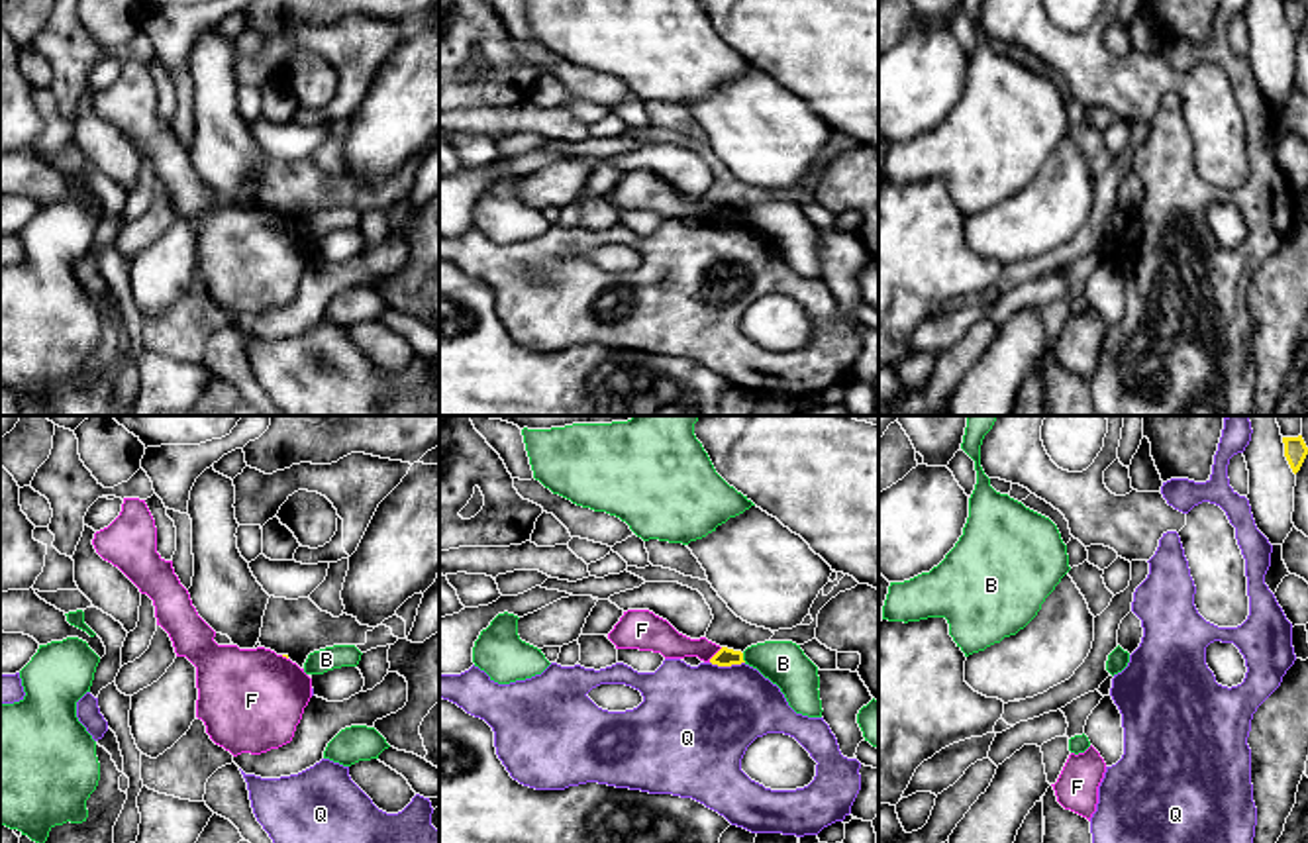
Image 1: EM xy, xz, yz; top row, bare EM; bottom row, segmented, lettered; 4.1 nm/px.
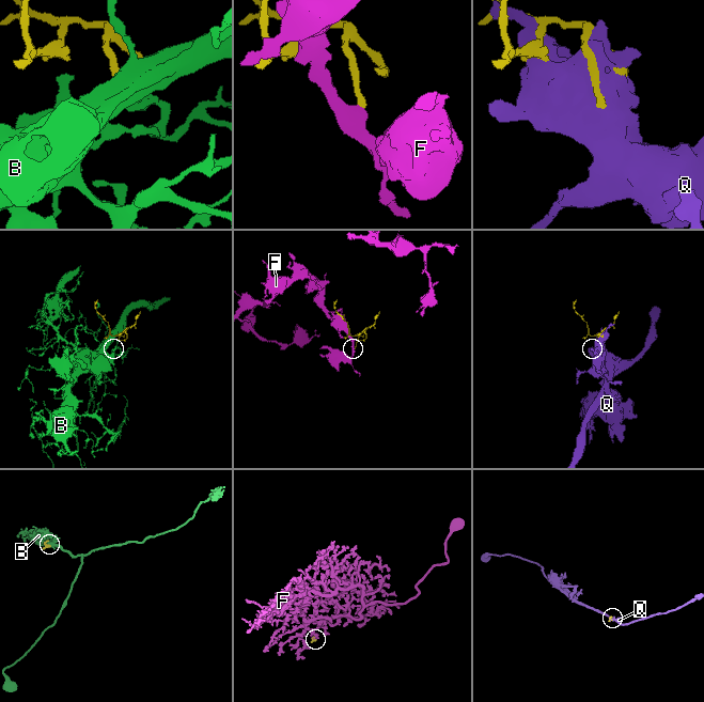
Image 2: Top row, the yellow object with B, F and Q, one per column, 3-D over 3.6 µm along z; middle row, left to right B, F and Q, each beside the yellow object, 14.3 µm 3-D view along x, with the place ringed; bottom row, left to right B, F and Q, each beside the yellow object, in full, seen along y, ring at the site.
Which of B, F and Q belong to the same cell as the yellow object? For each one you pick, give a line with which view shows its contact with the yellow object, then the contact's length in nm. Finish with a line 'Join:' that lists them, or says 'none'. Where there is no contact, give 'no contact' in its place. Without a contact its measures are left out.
Join: none

